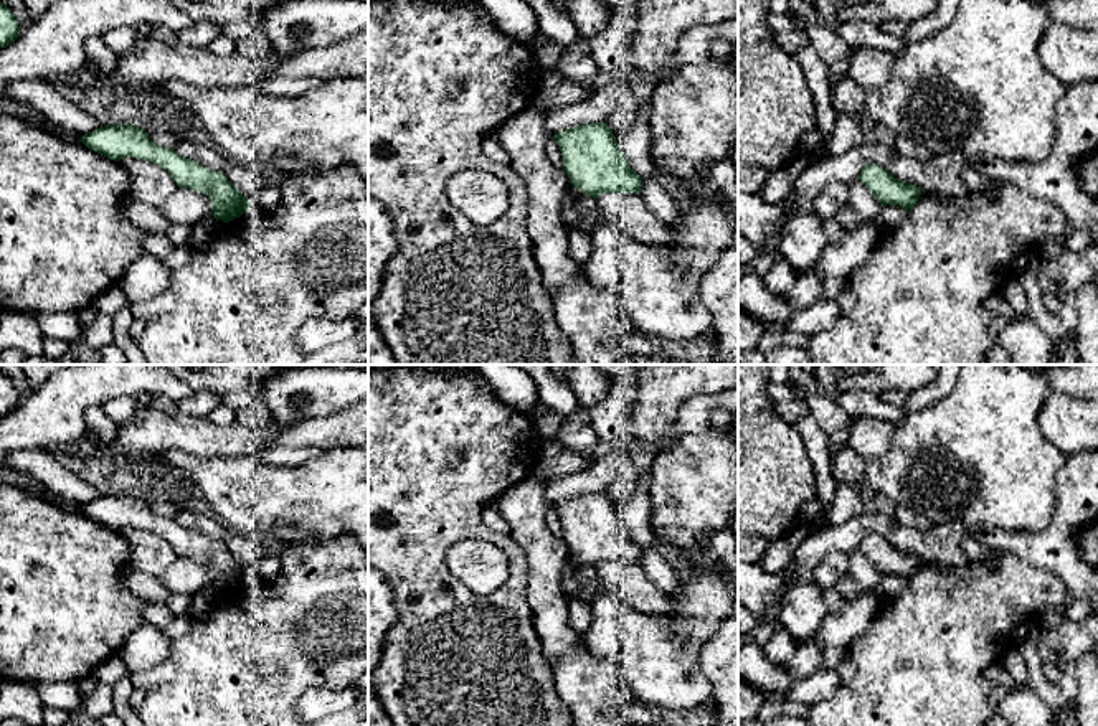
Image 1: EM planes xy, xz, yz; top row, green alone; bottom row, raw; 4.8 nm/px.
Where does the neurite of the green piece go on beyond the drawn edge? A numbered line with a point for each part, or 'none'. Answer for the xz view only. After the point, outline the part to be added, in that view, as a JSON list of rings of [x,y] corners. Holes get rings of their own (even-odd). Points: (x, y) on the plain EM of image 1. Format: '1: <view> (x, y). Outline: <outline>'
none

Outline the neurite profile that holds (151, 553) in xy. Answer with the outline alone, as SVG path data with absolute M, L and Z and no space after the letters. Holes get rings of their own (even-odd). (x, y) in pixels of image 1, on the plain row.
M127 526L117 533L130 546L130 564L147 574L162 578L178 558L168 541L152 531Z

